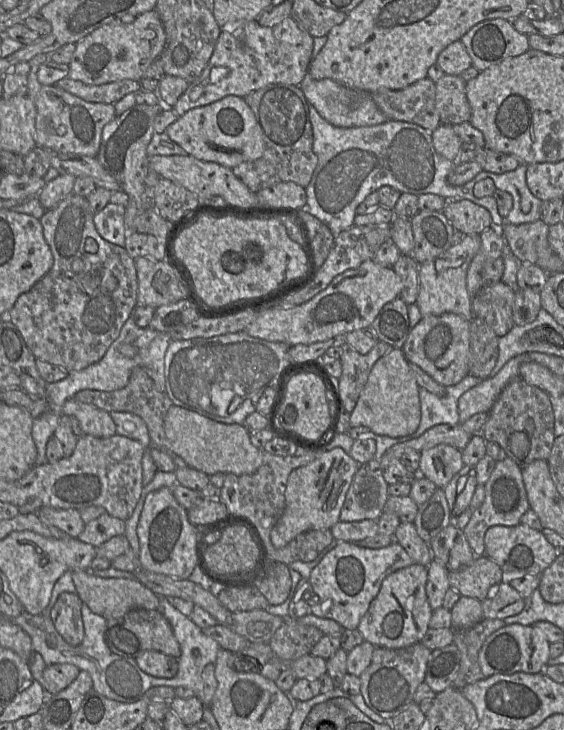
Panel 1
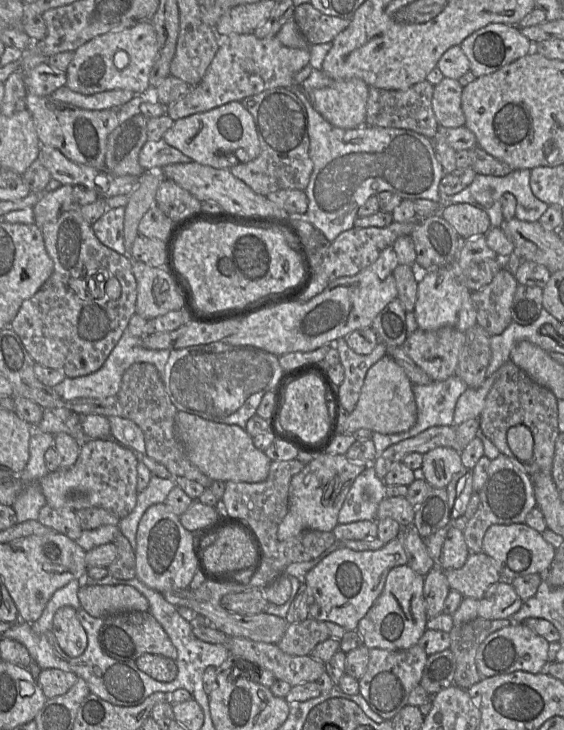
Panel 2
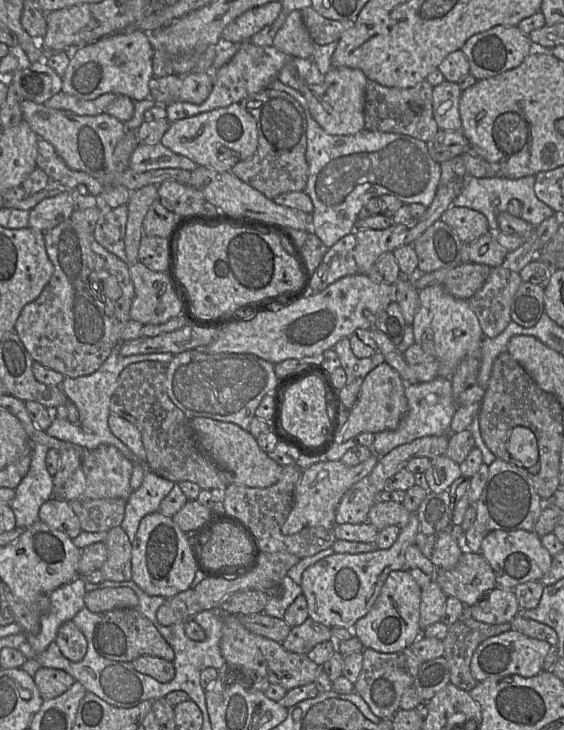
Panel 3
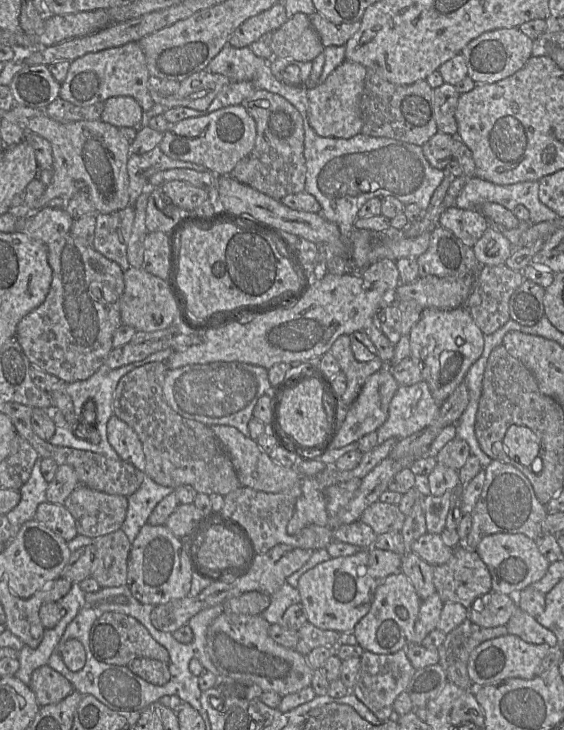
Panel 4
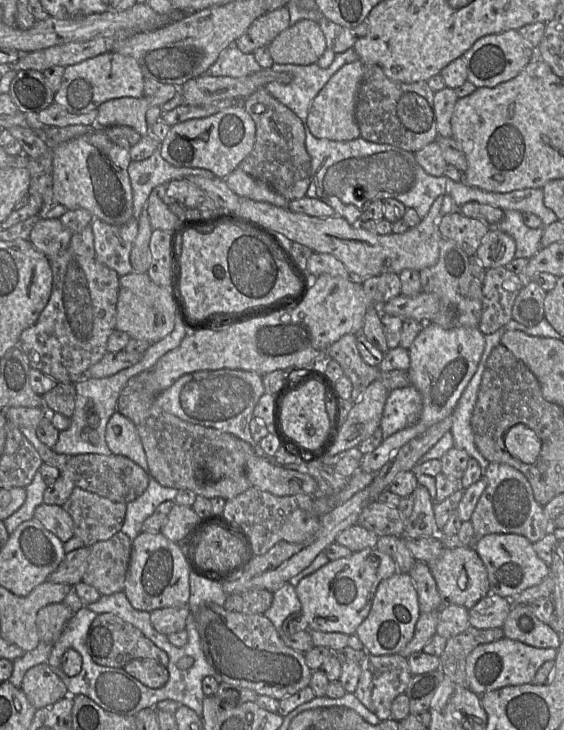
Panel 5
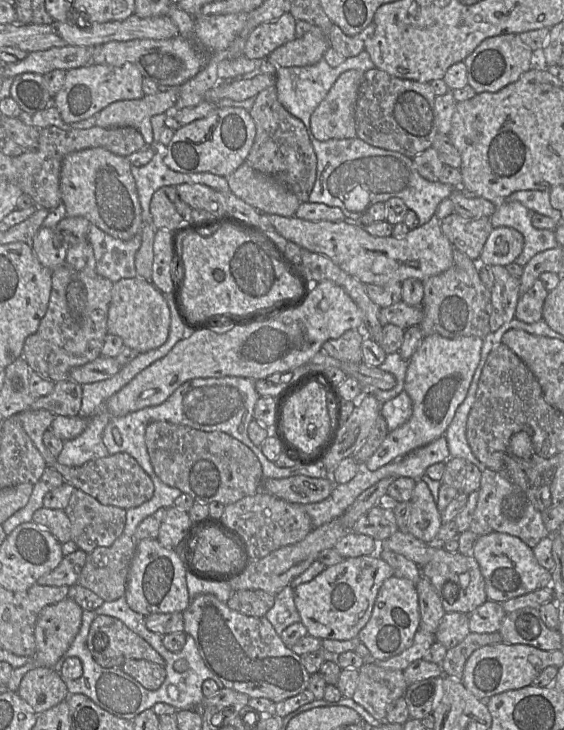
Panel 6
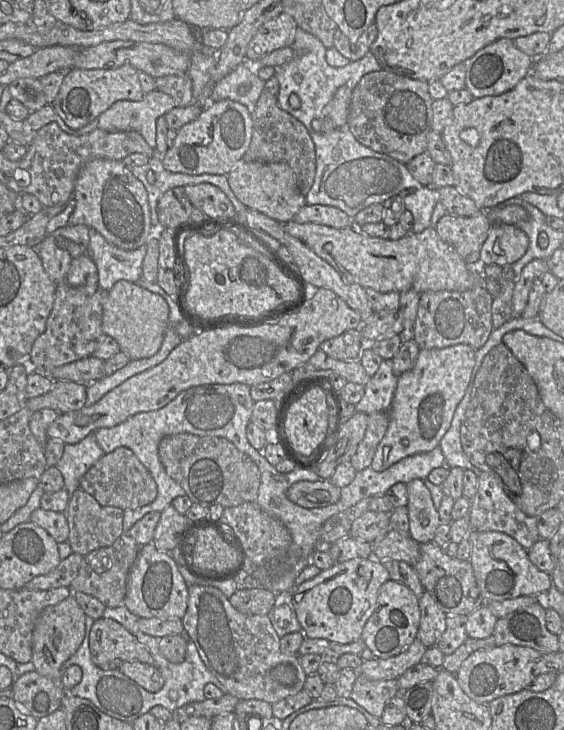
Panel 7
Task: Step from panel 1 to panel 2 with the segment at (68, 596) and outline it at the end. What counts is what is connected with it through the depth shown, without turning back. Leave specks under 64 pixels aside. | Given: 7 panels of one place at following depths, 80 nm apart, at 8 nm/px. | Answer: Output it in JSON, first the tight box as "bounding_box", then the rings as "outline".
{"bounding_box":[52,606,87,658],"outline":[[[70,606],[57,610],[52,631],[62,651],[71,658],[82,655],[87,648],[87,634],[78,619],[77,610]]]}

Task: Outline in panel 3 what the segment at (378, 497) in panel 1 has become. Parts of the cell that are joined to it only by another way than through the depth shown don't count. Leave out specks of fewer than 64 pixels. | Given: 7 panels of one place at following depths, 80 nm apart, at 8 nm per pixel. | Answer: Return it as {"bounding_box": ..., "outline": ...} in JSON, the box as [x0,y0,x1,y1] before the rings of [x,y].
{"bounding_box":[335,475,378,523],"outline":[[[368,475],[352,485],[343,495],[336,509],[335,523],[367,522],[368,512],[377,500],[378,496]]]}

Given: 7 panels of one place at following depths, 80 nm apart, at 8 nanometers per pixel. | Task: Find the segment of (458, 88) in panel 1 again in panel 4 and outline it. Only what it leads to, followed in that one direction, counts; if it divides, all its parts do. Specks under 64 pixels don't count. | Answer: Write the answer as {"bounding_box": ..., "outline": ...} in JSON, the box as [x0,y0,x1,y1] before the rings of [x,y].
{"bounding_box":[433,82,459,136],"outline":[[[445,82],[433,89],[434,117],[439,132],[457,136],[455,112],[459,97],[456,87]]]}

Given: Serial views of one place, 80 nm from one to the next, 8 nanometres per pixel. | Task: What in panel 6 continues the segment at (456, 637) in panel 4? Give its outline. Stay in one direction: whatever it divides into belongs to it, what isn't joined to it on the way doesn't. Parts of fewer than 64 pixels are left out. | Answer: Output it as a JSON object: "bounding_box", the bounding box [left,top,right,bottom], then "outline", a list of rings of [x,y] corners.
{"bounding_box":[441,631,503,679],"outline":[[[499,631],[481,634],[470,632],[462,642],[447,650],[441,663],[443,674],[454,679],[462,679],[465,663],[475,650],[501,642],[503,640]]]}

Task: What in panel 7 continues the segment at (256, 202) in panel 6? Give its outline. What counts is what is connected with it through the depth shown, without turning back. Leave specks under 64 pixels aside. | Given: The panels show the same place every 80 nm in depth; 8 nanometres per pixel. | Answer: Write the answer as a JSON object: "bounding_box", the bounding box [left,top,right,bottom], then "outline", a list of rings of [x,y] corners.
{"bounding_box":[227,159,307,224],"outline":[[[241,159],[230,170],[227,180],[234,195],[247,208],[255,209],[281,224],[293,220],[307,204],[306,196],[299,190],[295,174],[286,162],[261,163]]]}

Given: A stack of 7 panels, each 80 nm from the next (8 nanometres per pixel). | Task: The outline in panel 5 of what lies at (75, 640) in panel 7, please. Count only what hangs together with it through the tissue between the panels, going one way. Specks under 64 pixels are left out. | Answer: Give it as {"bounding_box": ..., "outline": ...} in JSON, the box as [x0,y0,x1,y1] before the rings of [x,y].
{"bounding_box":[36,603,74,645],"outline":[[[53,603],[41,608],[36,617],[39,641],[54,645],[74,613],[65,603]]]}

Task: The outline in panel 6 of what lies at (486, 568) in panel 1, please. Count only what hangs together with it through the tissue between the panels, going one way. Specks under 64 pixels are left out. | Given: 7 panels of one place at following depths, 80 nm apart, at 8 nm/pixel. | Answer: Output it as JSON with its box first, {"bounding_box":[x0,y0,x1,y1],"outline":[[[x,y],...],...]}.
{"bounding_box":[420,544,488,614],"outline":[[[433,544],[431,560],[420,569],[433,585],[445,612],[470,614],[488,600],[480,566],[472,555],[448,552],[440,544]]]}

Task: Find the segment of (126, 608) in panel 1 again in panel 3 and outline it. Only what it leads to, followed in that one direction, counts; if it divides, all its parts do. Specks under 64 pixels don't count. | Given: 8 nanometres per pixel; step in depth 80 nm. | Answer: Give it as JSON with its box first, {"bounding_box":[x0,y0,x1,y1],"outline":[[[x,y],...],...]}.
{"bounding_box":[84,587,139,614],"outline":[[[128,587],[103,588],[88,591],[84,603],[91,612],[102,614],[117,608],[136,608],[139,599]]]}

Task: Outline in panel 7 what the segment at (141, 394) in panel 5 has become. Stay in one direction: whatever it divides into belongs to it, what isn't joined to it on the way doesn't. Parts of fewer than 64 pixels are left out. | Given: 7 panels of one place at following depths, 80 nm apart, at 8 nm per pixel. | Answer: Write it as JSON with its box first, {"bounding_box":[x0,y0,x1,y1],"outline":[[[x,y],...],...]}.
{"bounding_box":[158,433,261,508],"outline":[[[190,433],[170,435],[160,441],[158,455],[166,473],[181,485],[192,503],[205,507],[220,504],[226,508],[244,502],[255,502],[257,498],[261,482],[261,473],[257,464],[226,438],[197,436]]]}

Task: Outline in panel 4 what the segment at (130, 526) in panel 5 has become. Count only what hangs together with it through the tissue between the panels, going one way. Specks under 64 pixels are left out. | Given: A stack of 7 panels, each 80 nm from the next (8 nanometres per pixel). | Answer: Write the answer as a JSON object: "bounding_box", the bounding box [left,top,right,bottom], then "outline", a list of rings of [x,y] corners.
{"bounding_box":[121,475,175,543],"outline":[[[145,475],[139,489],[128,496],[126,518],[121,526],[121,530],[131,543],[147,523],[157,504],[174,491],[175,488],[159,485],[148,475]]]}

